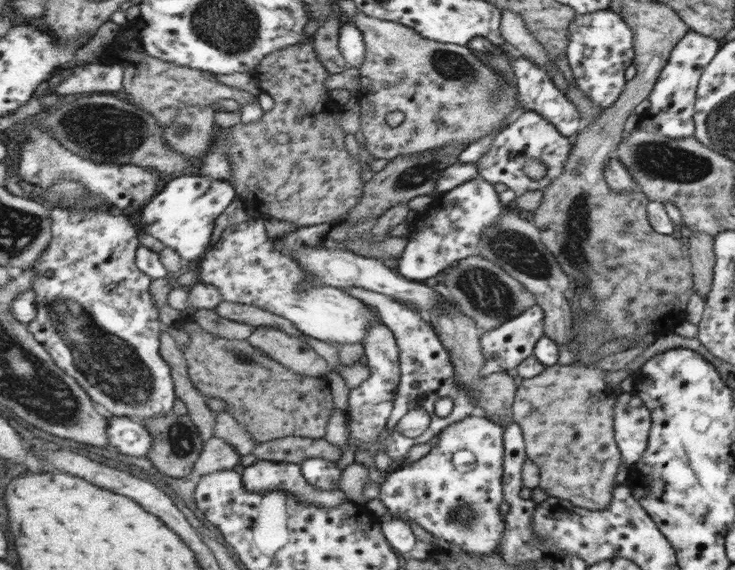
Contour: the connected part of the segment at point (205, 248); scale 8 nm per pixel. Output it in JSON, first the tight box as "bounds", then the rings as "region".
{"bounds":[138,175,239,264],"region":[[[182,175],[168,183],[165,188],[156,195],[152,202],[145,205],[140,213],[138,225],[143,226],[143,233],[154,235],[165,242],[167,246],[176,250],[182,258],[184,264],[188,262],[201,261],[206,256],[212,245],[212,238],[216,232],[216,218],[220,218],[230,204],[239,195],[237,187],[231,182],[213,180],[200,176]]]}

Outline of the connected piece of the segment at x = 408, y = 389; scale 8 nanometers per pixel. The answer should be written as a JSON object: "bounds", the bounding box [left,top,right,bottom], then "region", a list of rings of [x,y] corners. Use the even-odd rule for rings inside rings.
{"bounds":[346,287,477,462],"region":[[[348,287],[346,291],[350,296],[363,301],[365,305],[374,306],[378,310],[382,322],[397,336],[397,345],[400,347],[401,383],[398,386],[397,403],[388,422],[392,433],[385,439],[383,445],[388,456],[392,460],[400,462],[413,446],[428,443],[436,434],[440,434],[443,428],[468,418],[477,410],[472,405],[469,395],[455,384],[454,366],[450,362],[448,351],[444,348],[425,314],[402,305],[398,300],[387,299],[383,294],[366,291],[363,288]],[[446,397],[452,399],[454,410],[450,415],[440,417],[435,414],[435,402]],[[414,408],[424,408],[430,414],[430,426],[424,430],[425,432],[420,437],[407,438],[395,432],[395,428],[398,421]]]}

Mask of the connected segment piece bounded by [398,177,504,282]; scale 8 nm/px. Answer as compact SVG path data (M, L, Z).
M482 179L465 182L448 192L435 196L430 206L434 215L422 219L425 225L409 235L409 240L398 260L398 274L411 281L424 281L436 276L447 266L480 254L480 238L486 228L492 228L504 212L492 183Z

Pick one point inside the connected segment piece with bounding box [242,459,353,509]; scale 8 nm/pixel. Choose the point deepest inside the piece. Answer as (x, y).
(265, 475)

